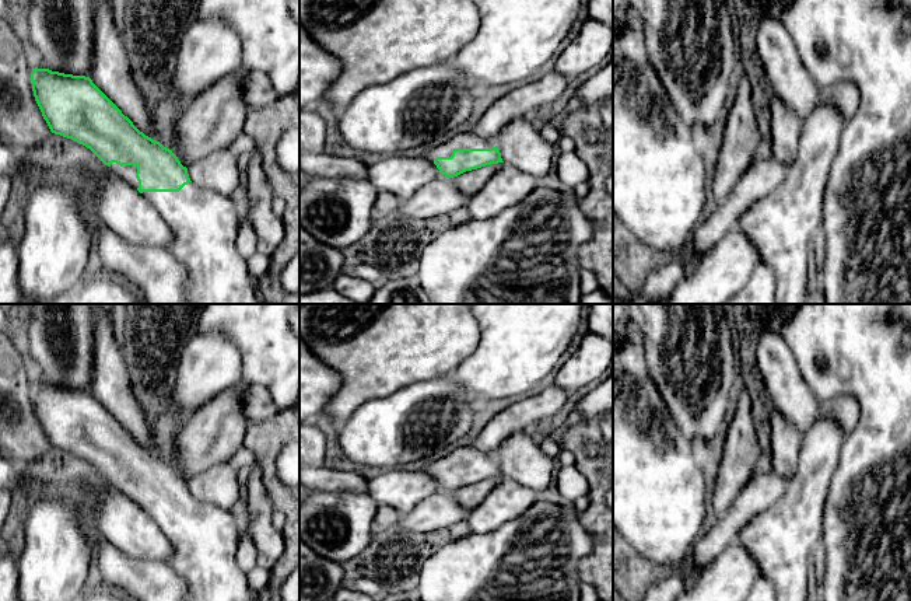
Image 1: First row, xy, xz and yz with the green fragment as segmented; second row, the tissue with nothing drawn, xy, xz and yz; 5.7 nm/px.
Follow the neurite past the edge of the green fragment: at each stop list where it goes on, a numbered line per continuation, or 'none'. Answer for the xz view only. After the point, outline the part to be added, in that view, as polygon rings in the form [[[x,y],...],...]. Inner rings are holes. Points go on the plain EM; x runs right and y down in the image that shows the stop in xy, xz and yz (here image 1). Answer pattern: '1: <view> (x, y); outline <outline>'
1: xz (465, 454); outline [[[472,445],[460,447],[446,457],[439,458],[434,464],[424,468],[424,471],[434,476],[437,471],[451,471],[453,462],[491,462],[497,458],[491,458],[490,454],[473,448]]]

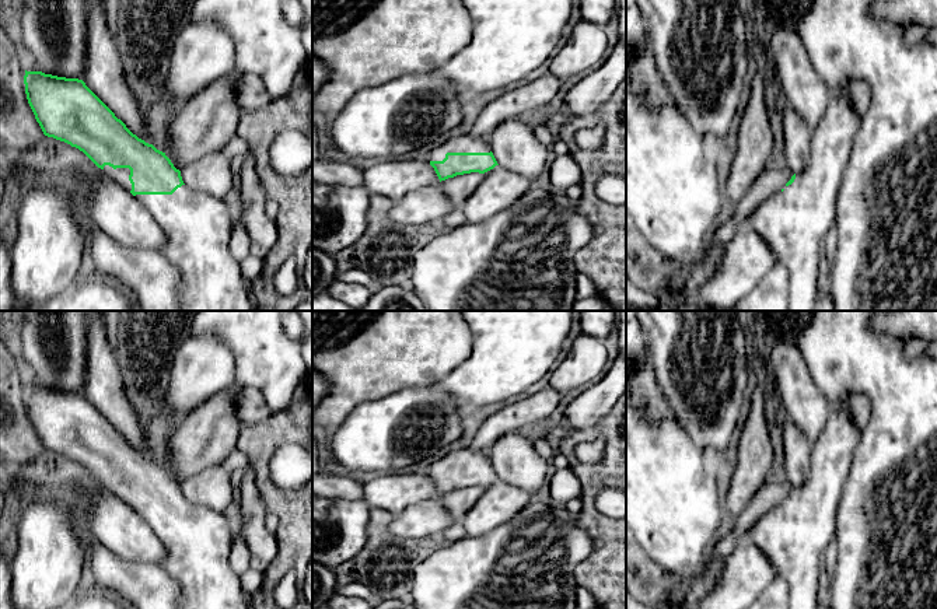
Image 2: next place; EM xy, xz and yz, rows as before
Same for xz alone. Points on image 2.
1: xz (467, 457); outline [[[464,448],[452,451],[424,470],[426,475],[443,475],[447,466],[490,466],[490,455]]]

